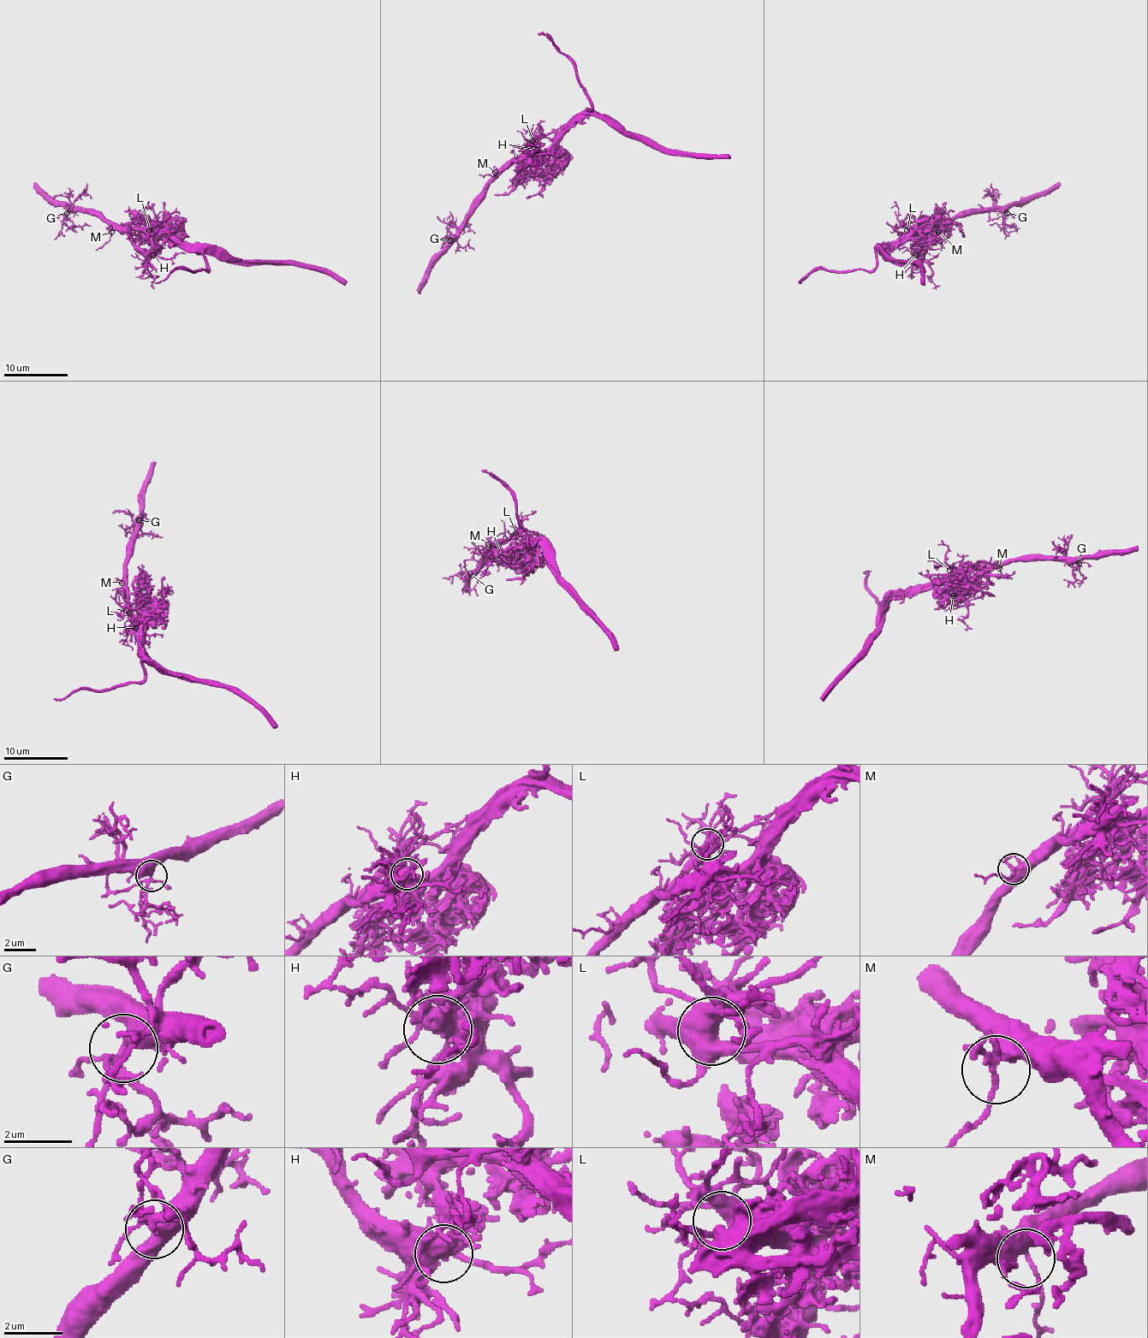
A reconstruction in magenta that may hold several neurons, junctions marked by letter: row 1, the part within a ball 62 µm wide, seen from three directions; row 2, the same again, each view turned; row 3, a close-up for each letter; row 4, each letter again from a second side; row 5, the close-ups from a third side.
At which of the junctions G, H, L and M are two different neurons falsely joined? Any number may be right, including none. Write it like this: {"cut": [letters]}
{"cut": ["H"]}

